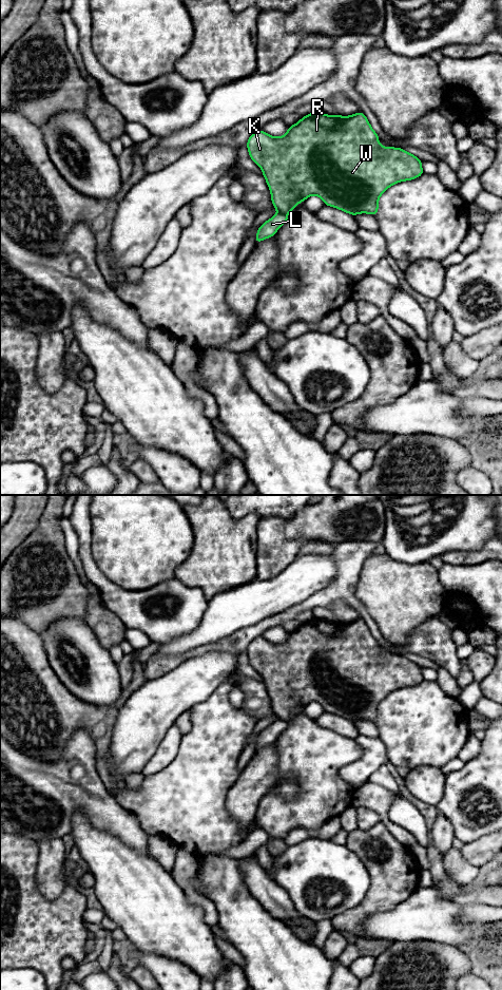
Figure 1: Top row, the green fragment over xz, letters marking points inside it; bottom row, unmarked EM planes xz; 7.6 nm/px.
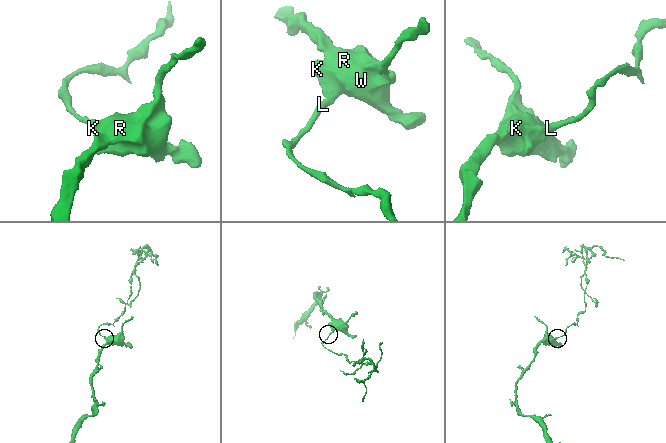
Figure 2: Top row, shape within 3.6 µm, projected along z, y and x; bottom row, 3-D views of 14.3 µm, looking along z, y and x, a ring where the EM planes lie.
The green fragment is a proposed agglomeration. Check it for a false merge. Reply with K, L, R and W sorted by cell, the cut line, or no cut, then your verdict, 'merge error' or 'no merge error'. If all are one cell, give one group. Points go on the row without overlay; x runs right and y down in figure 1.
groups K R W / L; cut xz (278, 718), (286, 721); merge error

